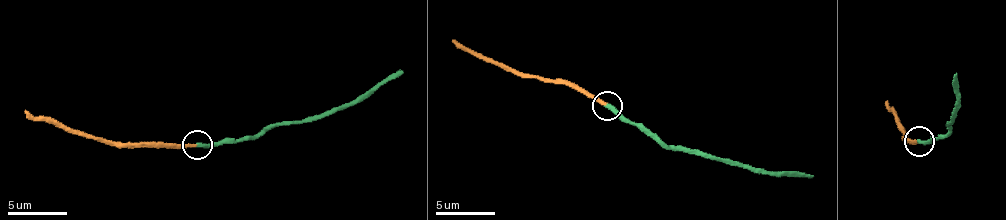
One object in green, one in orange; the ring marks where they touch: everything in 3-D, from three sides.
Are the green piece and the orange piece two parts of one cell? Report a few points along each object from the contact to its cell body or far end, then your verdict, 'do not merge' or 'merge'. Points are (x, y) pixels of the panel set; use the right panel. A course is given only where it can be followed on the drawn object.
green via (918, 142), (932, 140), (949, 132), (950, 119), (956, 108), (953, 74) | orange via (918, 142), (905, 140), (908, 136), (886, 101) | merge

